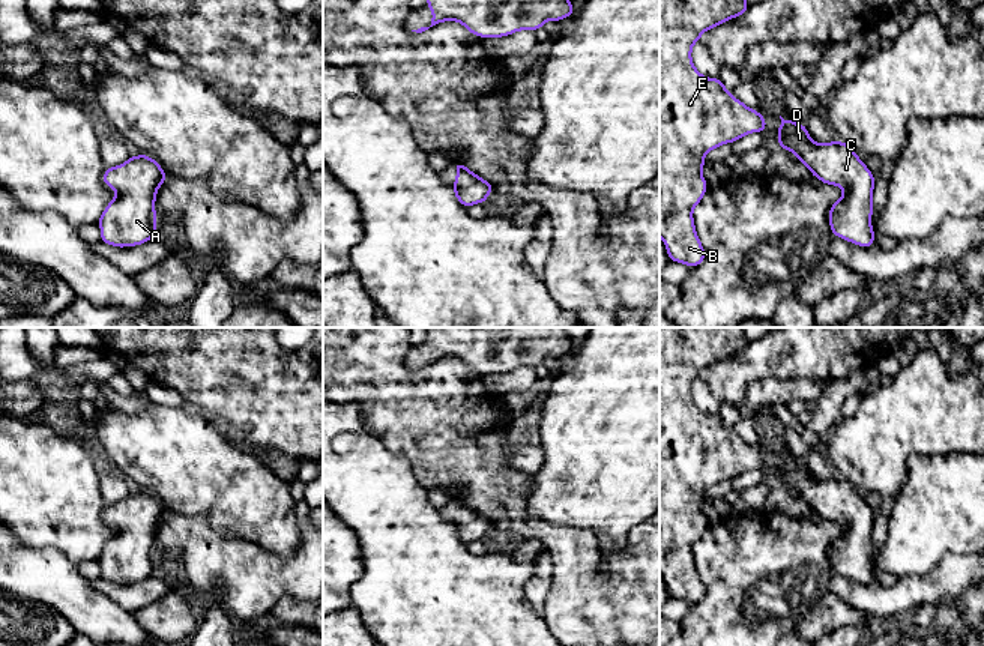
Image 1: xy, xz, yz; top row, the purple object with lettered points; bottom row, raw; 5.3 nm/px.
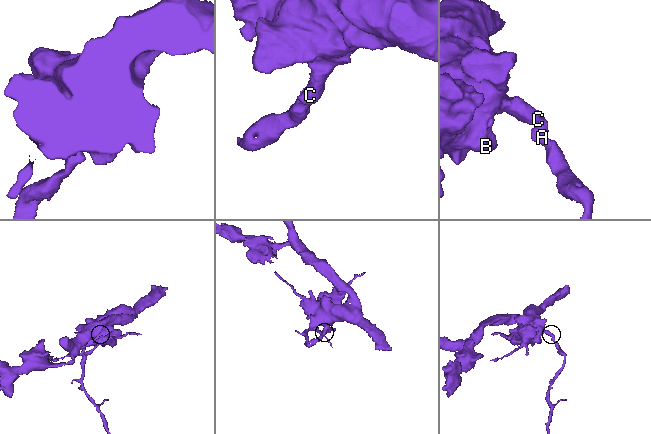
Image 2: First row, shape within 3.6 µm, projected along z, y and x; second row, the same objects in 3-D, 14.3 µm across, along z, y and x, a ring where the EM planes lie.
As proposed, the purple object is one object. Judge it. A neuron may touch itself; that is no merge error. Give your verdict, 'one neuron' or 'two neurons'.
one neuron

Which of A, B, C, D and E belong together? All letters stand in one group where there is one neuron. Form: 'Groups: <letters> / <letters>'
Groups: A B C D E

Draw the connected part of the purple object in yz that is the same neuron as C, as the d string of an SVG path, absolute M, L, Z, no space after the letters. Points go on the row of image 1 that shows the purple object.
M781 116L778 141L784 150L795 153L813 177L825 185L837 185L844 194L829 209L832 234L859 246L874 245L871 228L874 176L849 144L834 140L828 144L810 138L807 126Z

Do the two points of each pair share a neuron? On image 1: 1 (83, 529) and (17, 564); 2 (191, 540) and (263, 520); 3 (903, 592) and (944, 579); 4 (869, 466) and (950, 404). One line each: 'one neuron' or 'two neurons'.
1: two neurons
2: two neurons
3: one neuron
4: one neuron

